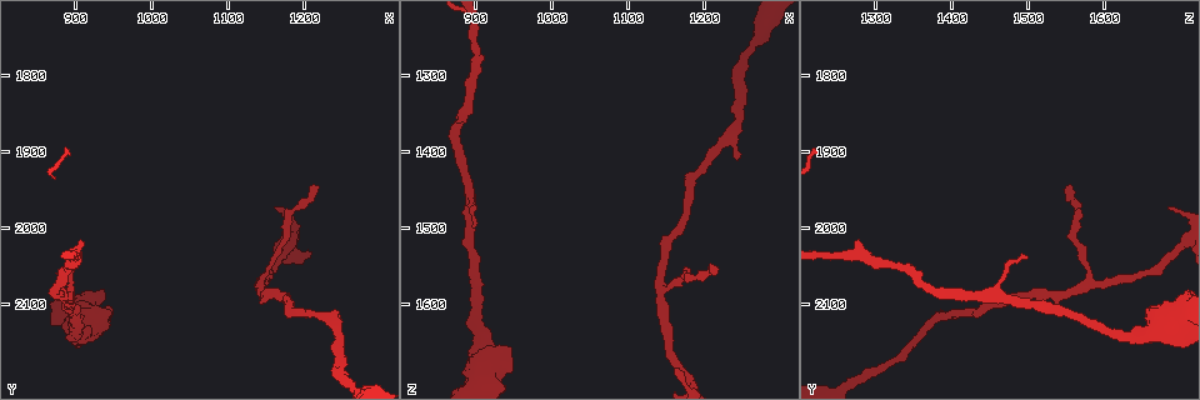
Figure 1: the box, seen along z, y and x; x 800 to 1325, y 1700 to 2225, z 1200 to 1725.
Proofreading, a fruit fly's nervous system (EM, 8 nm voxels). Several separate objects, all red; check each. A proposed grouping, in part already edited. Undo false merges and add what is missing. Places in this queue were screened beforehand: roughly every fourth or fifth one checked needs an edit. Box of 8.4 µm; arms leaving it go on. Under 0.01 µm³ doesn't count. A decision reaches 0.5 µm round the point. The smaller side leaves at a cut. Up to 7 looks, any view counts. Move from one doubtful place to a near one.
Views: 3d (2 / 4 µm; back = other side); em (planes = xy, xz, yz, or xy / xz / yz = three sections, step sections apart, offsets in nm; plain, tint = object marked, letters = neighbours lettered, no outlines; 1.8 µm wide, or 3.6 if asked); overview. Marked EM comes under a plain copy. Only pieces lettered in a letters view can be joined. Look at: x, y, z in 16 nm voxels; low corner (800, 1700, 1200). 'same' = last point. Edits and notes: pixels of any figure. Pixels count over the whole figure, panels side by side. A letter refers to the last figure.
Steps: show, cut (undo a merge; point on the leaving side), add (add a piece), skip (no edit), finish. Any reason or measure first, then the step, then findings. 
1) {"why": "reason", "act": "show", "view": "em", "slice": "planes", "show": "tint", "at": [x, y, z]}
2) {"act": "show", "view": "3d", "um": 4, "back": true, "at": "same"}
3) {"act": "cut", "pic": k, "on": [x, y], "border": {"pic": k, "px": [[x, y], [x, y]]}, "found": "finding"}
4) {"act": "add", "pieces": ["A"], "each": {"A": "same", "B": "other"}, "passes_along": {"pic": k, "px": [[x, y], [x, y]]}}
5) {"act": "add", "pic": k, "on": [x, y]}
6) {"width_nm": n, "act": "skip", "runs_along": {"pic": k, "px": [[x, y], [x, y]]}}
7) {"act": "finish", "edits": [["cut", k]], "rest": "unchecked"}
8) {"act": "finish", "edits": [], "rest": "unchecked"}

{"why": "tapers out", "act": "show", "view": "3d", "um": 2, "at": [1160, 1970, 1680]}

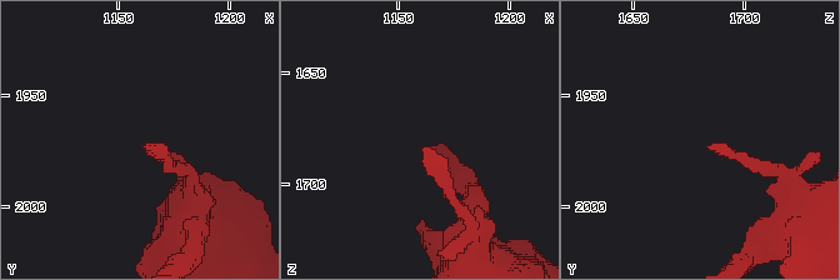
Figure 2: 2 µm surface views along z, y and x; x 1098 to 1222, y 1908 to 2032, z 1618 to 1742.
{"why": "shape alone is not enough", "act": "show", "view": "em", "slice": "planes", "show": "letters", "at": [1161, 1973, 1684]}

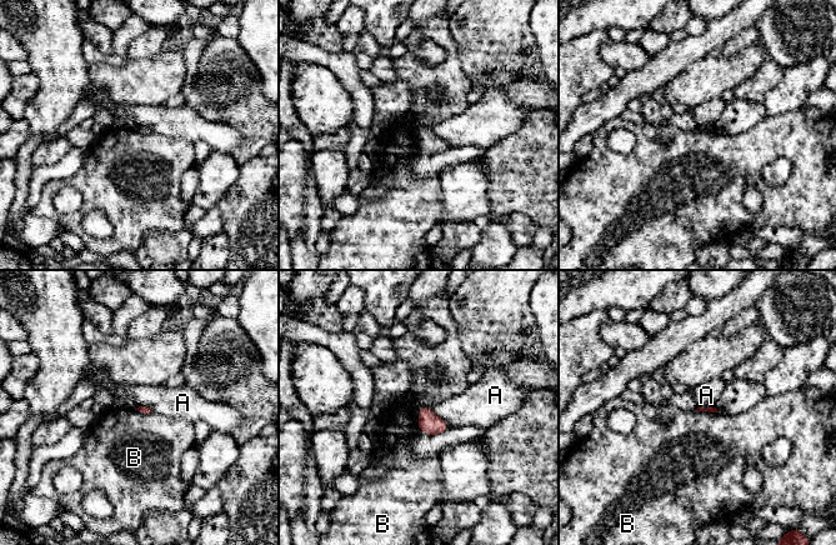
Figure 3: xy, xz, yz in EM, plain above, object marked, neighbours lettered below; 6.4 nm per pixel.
{"act": "skip", "each": {"A": "other", "B": "other"}, "border": {"pic": 3, "px": [[427, 406], [419, 409], [418, 428]]}, "found": "no lettered piece goes on from it"}

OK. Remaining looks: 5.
{"why": "three-way junction", "act": "show", "view": "3d", "um": 4, "back": true, "at": [1140, 2070, 1580]}

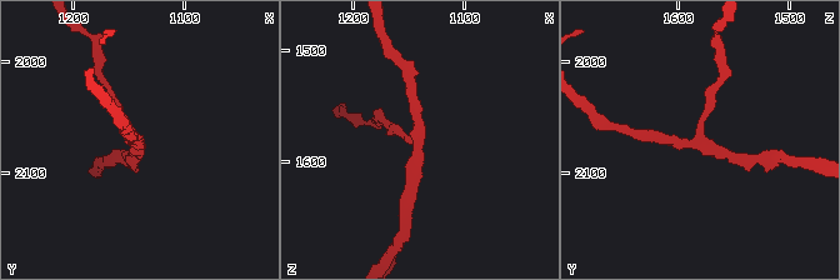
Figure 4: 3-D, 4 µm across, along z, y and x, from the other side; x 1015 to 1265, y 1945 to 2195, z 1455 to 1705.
{"act": "show", "view": "em", "um": 3.6, "slice": "planes", "show": "letters", "at": [1138, 2076, 1580]}

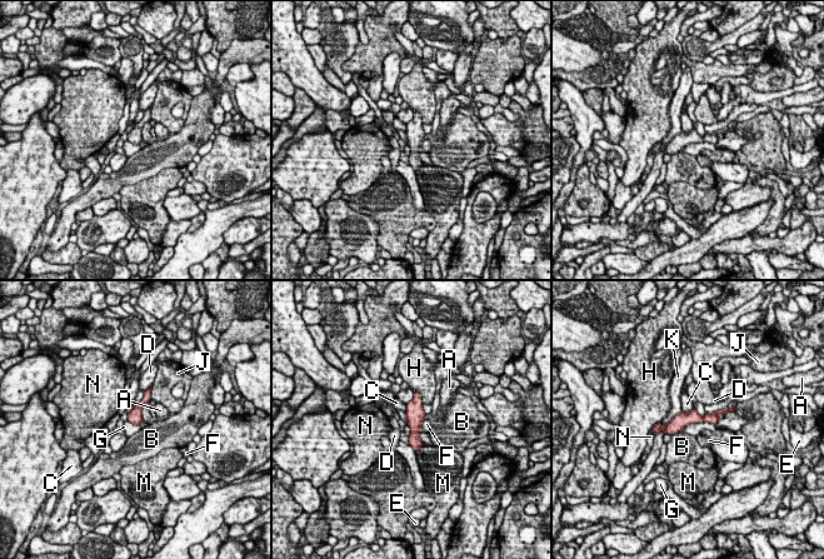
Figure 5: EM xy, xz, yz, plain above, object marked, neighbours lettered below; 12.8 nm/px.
{"act": "skip", "each": {"A": "other", "B": "other", "C": "other", "D": "other", "E": "other", "F": "other", "G": "other", "H": "other", "J": "other", "K": "other", "M": "other", "N": "other"}, "runs_along": {"pic": 5, "px": [[719, 414], [657, 428]]}, "found": "all the same neuron"}

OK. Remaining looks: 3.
{"why": "thin end", "act": "show", "view": "3d", "um": 4, "at": [1215, 1945, 1555]}

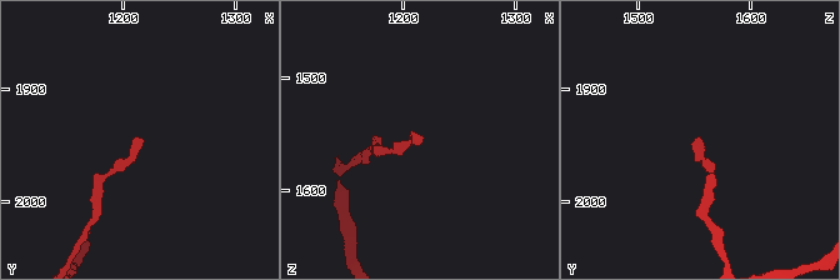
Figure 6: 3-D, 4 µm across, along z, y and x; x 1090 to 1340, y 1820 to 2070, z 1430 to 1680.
{"act": "show", "view": "em", "slice": "planes", "show": "letters", "at": [1214, 1946, 1554]}

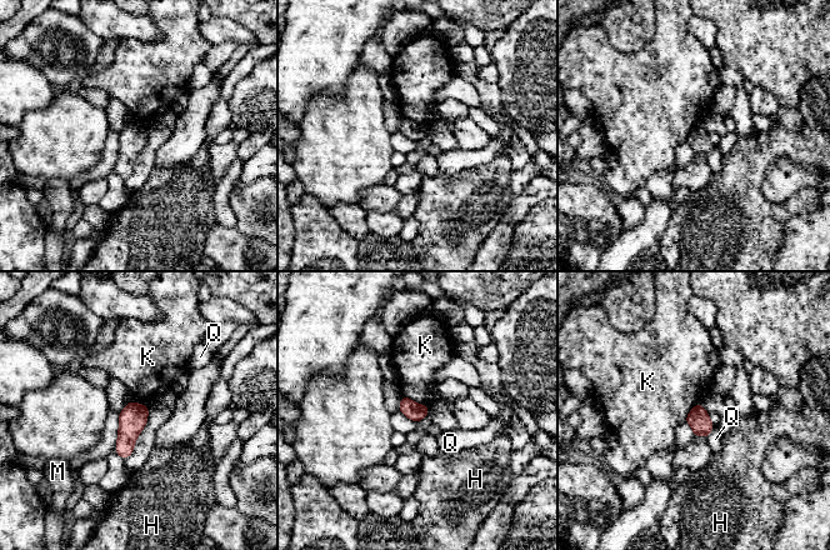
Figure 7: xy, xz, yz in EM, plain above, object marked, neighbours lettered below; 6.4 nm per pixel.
{"longest_contact_nm": ["K", 180], "act": "skip", "each": {"H": "other", "K": "other", "M": "other", "Q": "other"}, "border": {"pic": 7, "px": [[403, 395], [428, 406]]}, "found": "none of them fits"}

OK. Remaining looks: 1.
{"act": "finish", "edits": [], "rest": "unchecked"}

